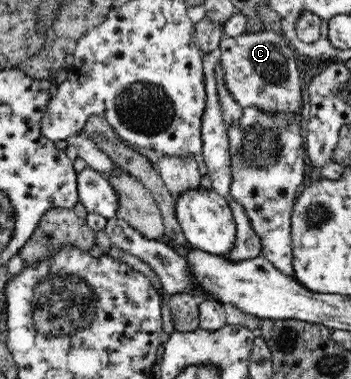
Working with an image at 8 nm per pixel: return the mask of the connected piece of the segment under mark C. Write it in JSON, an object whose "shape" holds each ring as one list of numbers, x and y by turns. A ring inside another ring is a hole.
{"shape":[[263,30,244,33,239,37,224,35,220,39,220,68,224,72,224,84,238,105,253,105,262,111,292,113,301,111,302,77,296,63,298,54,280,34]]}

